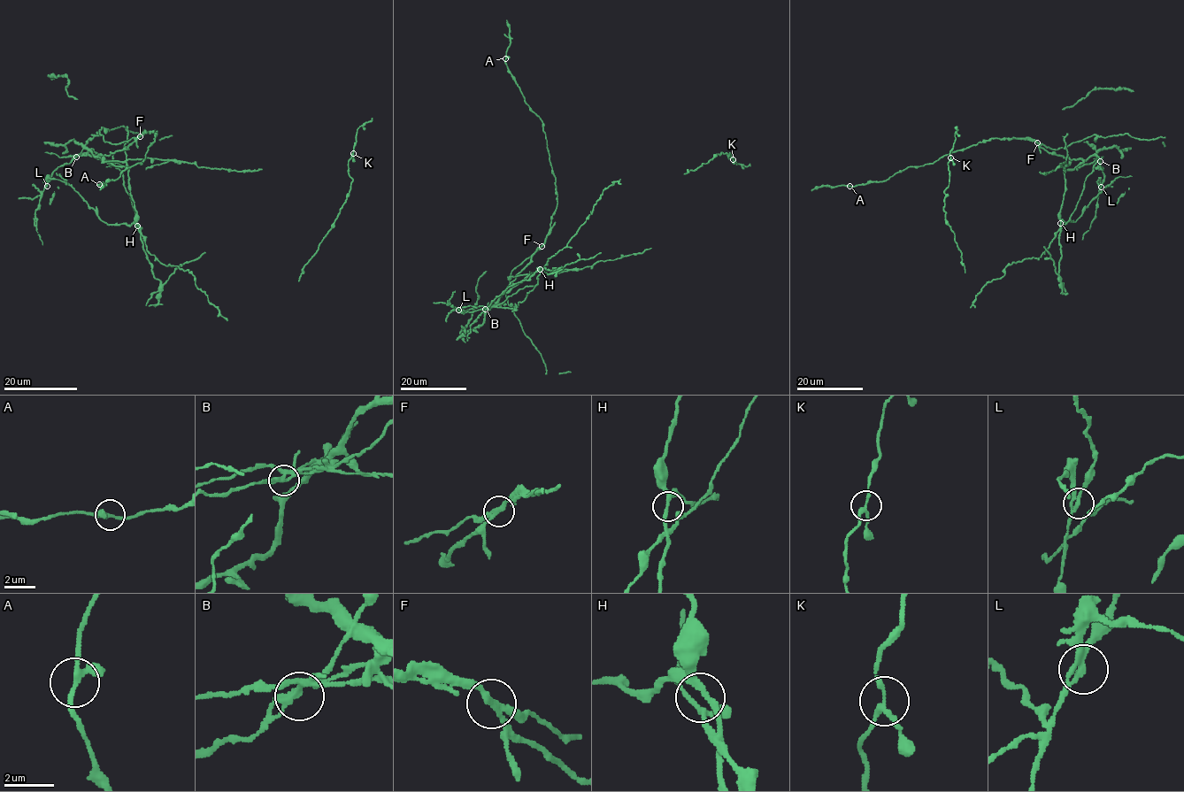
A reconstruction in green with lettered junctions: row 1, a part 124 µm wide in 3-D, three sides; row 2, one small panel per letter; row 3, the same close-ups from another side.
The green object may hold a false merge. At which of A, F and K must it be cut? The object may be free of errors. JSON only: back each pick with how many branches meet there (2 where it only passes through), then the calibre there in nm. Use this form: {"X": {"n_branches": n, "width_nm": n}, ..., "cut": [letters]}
{"F": {"n_branches": 3, "width_nm": 200}, "cut": ["F"]}

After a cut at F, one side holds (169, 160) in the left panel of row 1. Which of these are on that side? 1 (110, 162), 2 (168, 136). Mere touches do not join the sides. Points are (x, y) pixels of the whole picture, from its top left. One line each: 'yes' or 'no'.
1: yes
2: yes

